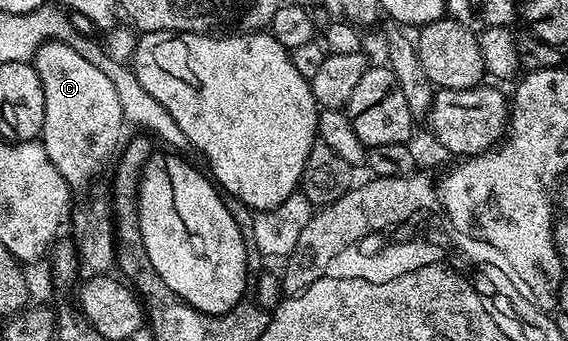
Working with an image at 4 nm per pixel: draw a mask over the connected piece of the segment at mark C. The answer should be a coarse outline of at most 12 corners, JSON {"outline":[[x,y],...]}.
{"outline":[[51,40],[41,143],[78,190],[120,143],[104,69]]}

